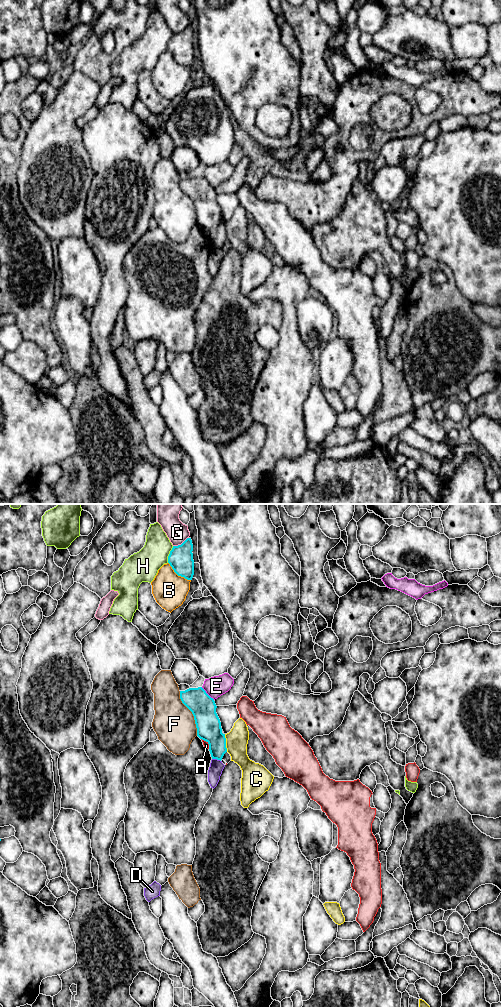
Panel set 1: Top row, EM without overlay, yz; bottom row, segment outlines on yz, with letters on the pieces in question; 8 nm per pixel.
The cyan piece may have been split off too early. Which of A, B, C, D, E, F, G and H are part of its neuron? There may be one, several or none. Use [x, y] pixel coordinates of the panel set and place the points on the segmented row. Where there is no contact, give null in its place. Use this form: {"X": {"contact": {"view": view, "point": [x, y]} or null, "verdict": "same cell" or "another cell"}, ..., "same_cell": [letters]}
{"A": {"contact": {"view": "yz", "point": [208, 743]}, "verdict": "another cell"}, "B": {"contact": {"view": "yz", "point": [178, 575]}, "verdict": "another cell"}, "C": {"contact": {"view": "yz", "point": [225, 743]}, "verdict": "another cell"}, "D": {"contact": {"view": "yz", "point": [216, 758]}, "verdict": "another cell"}, "E": {"contact": {"view": "yz", "point": [207, 694]}, "verdict": "another cell"}, "F": {"contact": {"view": "yz", "point": [192, 713]}, "verdict": "another cell"}, "G": {"contact": {"view": "yz", "point": [181, 544]}, "verdict": "another cell"}, "H": {"contact": {"view": "yz", "point": [169, 554]}, "verdict": "another cell"}, "same_cell": []}

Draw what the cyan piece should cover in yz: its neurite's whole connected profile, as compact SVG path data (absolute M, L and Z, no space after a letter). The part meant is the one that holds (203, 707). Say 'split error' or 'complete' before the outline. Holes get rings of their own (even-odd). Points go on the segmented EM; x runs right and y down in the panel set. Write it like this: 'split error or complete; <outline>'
complete; M202 687L180 691L182 703L192 712L197 736L209 744L212 759L222 760L227 752L225 734L216 713L216 704Z

